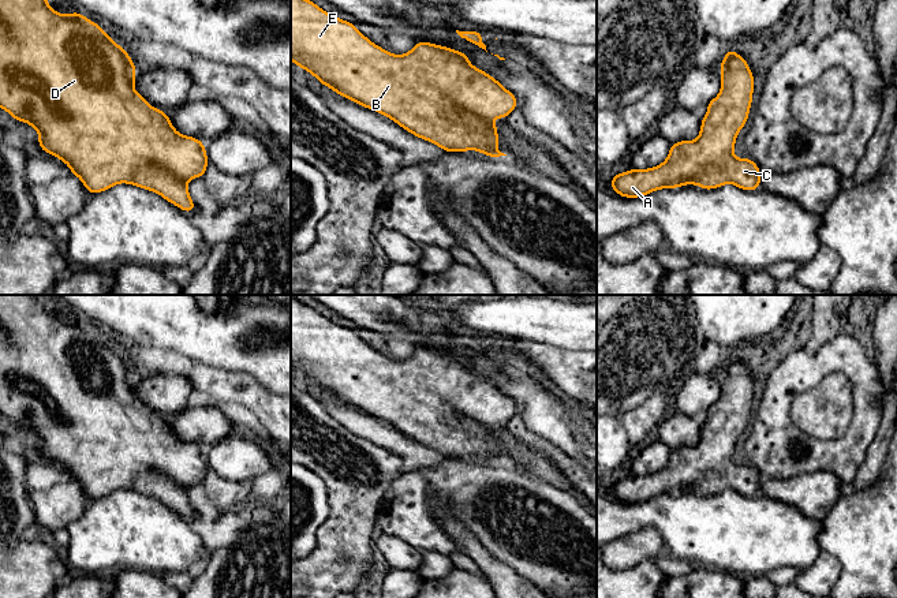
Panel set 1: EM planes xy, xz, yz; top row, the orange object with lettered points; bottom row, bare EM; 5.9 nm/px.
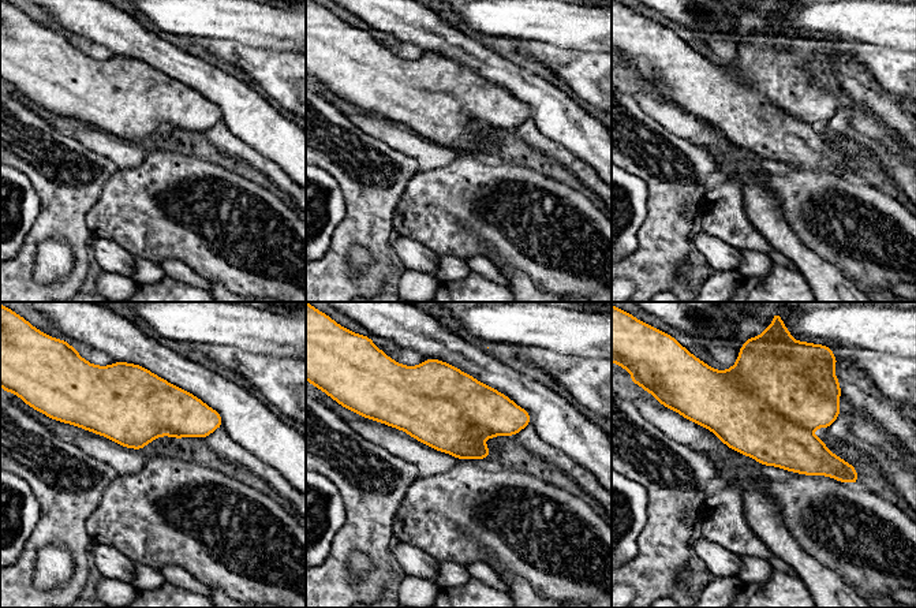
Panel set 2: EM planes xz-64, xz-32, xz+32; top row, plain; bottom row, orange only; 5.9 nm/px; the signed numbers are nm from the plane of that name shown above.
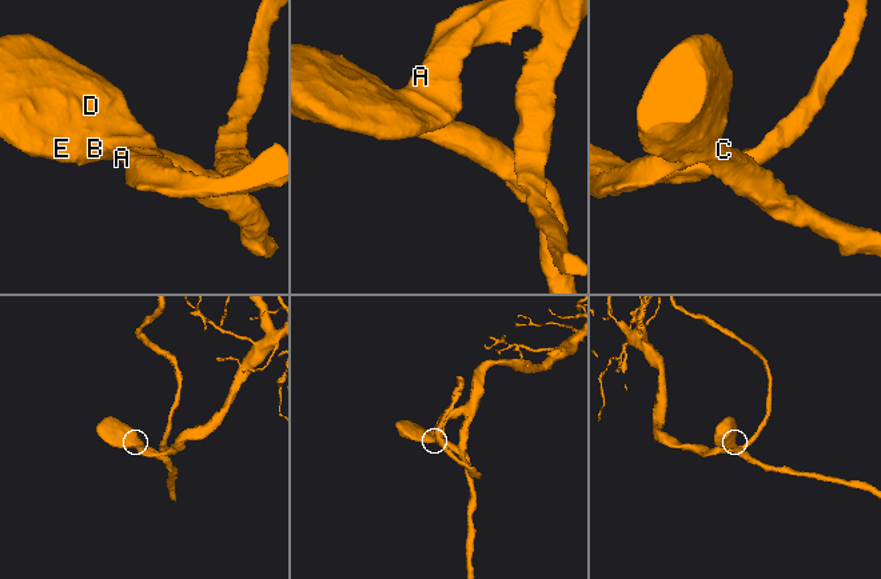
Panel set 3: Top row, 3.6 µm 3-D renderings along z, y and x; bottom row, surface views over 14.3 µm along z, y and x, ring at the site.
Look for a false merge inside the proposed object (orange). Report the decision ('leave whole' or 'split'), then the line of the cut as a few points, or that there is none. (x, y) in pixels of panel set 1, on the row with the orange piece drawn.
leave whole; cut none

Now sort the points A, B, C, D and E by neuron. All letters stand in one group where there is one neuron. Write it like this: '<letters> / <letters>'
A B C D E

